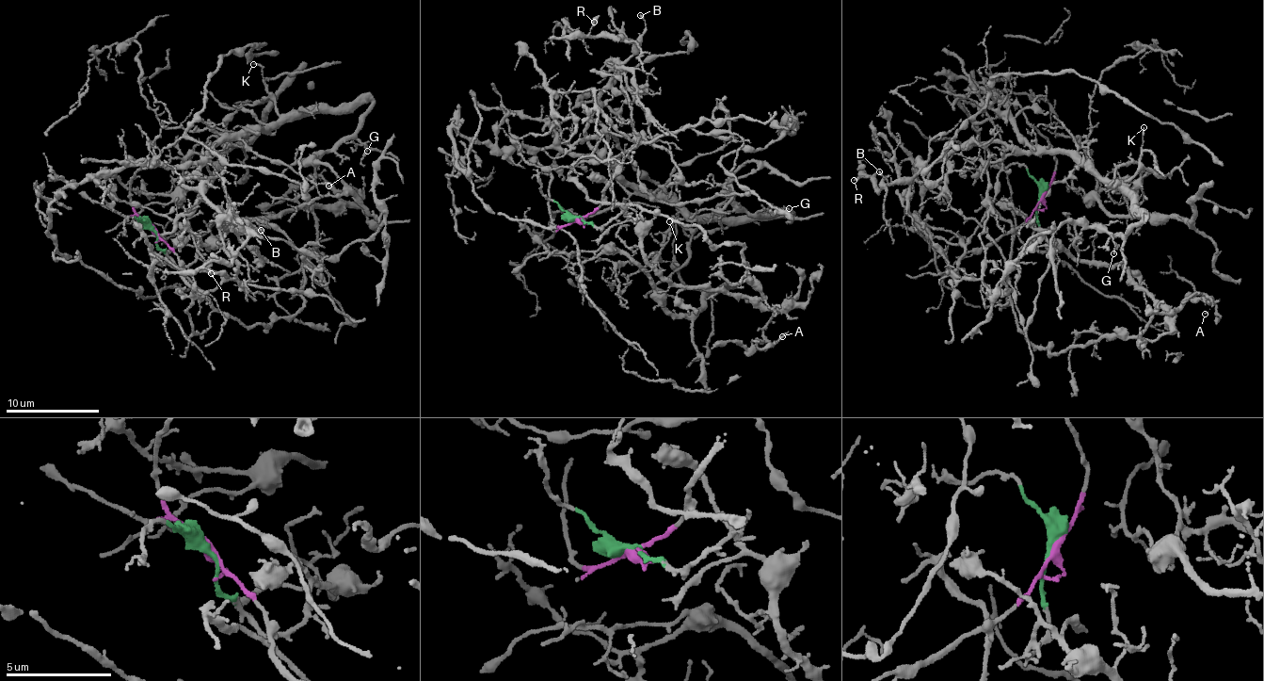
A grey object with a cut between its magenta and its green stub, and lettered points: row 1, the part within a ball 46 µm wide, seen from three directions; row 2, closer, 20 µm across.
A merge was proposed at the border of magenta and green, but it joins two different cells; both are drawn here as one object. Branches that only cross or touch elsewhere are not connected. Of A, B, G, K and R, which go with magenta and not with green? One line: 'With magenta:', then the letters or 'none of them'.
With magenta: B, G, K, R

